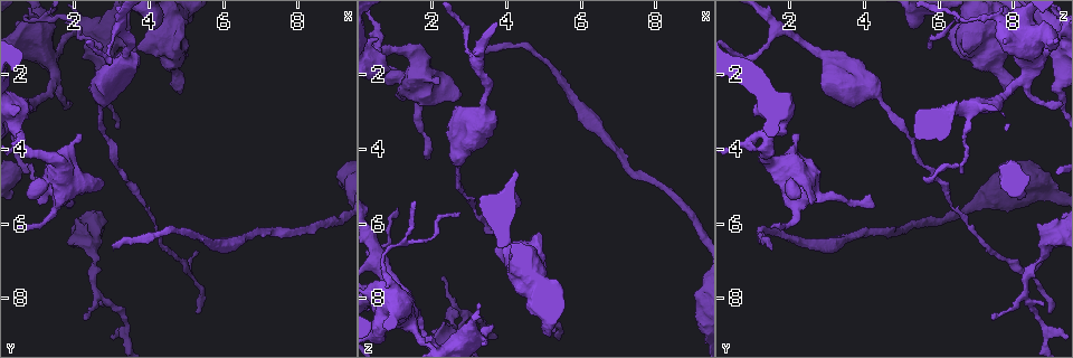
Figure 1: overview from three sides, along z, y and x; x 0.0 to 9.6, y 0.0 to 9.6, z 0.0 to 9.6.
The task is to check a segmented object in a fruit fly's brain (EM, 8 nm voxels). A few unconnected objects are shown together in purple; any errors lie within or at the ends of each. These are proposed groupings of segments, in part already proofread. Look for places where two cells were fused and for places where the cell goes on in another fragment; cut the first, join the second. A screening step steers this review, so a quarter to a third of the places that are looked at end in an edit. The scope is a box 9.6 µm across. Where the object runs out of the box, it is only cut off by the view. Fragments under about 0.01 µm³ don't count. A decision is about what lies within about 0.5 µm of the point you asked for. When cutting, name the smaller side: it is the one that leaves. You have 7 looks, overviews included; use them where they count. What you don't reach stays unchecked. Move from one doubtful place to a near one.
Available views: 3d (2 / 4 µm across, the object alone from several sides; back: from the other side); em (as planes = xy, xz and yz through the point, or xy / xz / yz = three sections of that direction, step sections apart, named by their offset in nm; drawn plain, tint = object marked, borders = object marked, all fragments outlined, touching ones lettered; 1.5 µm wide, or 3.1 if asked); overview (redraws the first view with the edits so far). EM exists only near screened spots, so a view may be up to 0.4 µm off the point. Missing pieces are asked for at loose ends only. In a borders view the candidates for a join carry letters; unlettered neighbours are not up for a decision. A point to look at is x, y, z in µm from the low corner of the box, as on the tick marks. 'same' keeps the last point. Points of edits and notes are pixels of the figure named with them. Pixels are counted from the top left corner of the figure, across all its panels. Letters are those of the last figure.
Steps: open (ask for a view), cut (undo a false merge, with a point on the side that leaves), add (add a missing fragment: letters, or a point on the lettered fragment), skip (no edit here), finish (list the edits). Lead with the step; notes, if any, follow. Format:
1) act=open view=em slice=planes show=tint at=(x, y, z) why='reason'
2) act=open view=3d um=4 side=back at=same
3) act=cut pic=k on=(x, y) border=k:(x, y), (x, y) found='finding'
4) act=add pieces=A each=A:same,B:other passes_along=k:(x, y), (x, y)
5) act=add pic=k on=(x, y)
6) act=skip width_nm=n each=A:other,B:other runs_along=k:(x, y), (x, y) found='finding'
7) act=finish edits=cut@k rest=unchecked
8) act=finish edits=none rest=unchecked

act=open view=em slice=planes show=borders at=(3.00, 6.70, 1.50) why='an open end'

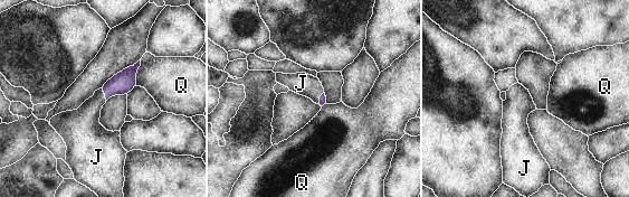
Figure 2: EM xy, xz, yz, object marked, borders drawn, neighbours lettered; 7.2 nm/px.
act=add pieces=J each=J:same,Q:other passes_along=2:(122, 83), (104, 93), (84, 121) found='the cell continues'

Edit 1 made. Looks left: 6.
act=open view=overview

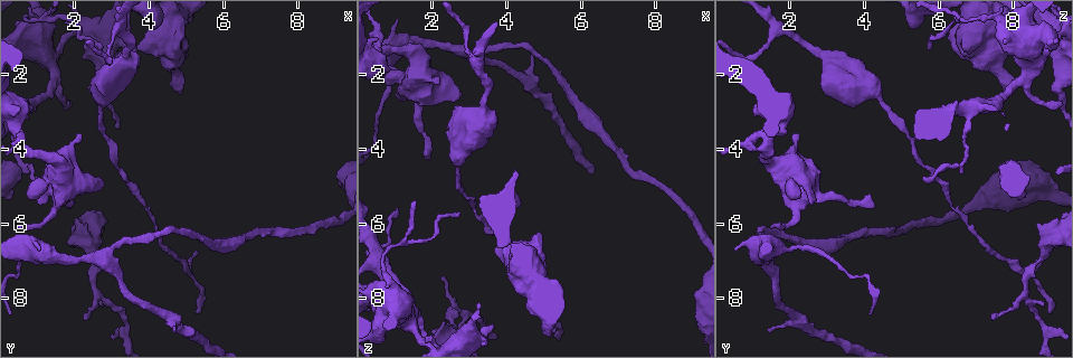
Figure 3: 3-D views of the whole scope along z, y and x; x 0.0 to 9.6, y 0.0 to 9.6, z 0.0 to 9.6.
act=open view=3d um=4 at=(2.20, 3.60, 2.20) why='an open end'

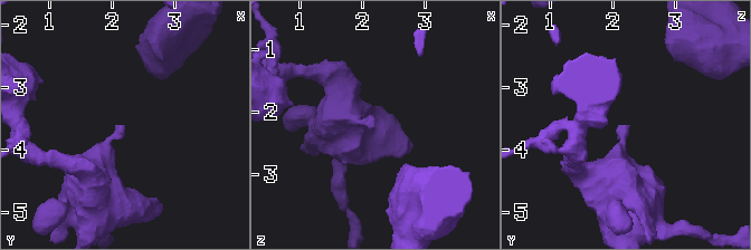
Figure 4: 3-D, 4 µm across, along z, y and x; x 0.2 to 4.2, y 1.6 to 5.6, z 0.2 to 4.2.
act=open view=em slice=planes show=borders at=(2.20, 3.60, 2.25)

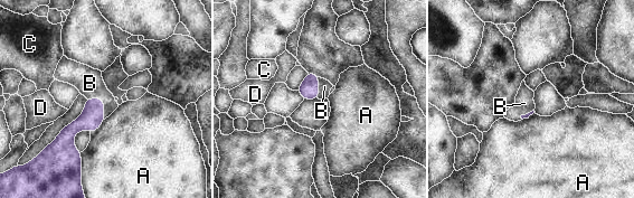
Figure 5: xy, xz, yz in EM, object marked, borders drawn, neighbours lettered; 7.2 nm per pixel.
act=add pieces=B longest_contact=B:200nm each=A:other,B:same,C:other,D:other found='it goes on there'

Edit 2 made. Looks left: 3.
act=open view=em slice=xy step=4 show=tint at=(5.35, 6.75, 8.85) why='branch stops here'

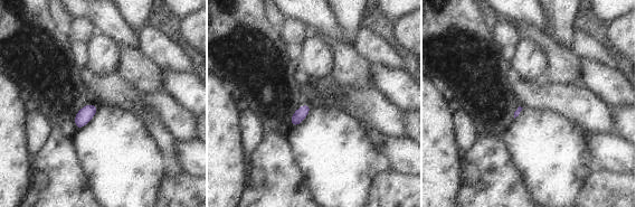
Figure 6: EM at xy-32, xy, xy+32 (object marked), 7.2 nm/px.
act=open view=em slice=xz step=4 show=borders at=same why='cut it another way'

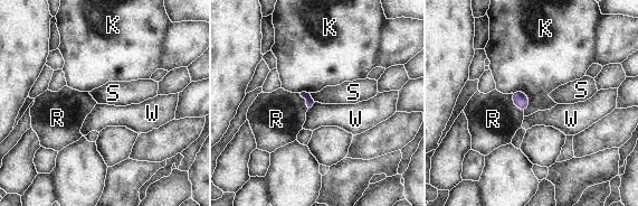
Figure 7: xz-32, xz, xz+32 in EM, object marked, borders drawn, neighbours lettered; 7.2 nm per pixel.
act=skip each=K:other,R:other,S:other,W:other border=7:(315, 102), (308, 109) found='none of them fits'

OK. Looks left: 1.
act=finish edits=add@2,add@5 rest=unchecked

